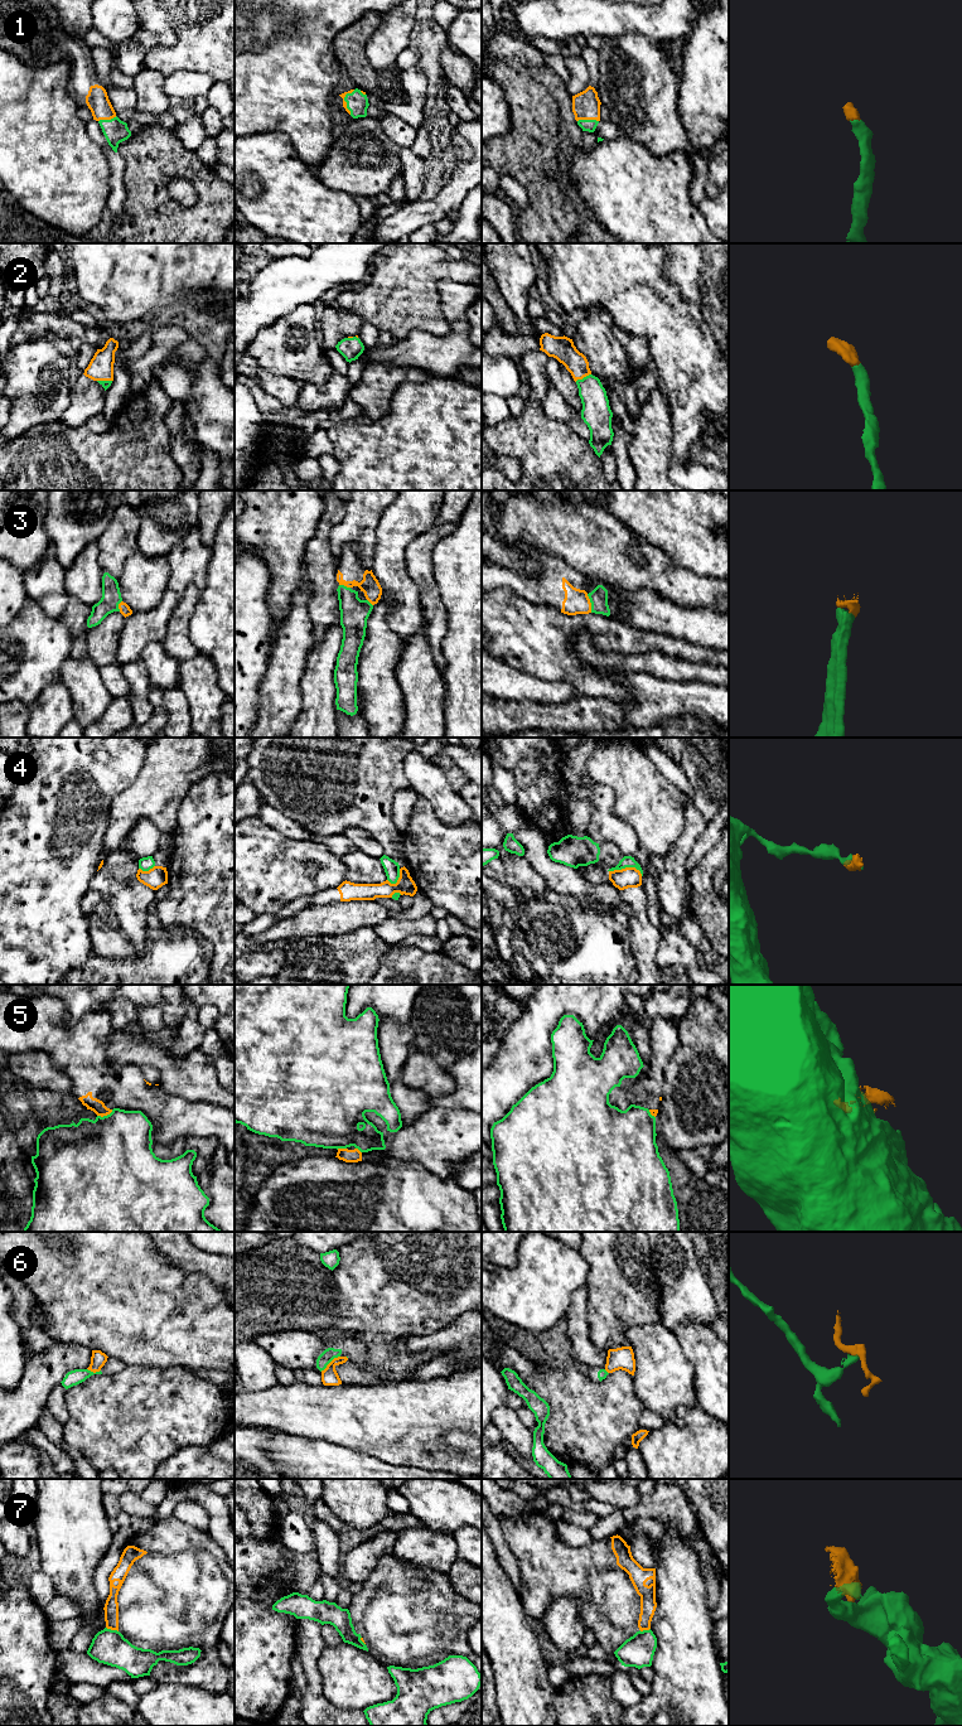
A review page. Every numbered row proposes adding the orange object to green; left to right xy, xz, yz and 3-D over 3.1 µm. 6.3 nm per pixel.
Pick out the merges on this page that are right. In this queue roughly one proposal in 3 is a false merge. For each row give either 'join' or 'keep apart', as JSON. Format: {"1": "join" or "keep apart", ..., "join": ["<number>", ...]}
{"1": "join", "2": "join", "3": "join", "4": "keep apart", "5": "keep apart", "6": "keep apart", "7": "keep apart", "join": ["1", "2", "3"]}

